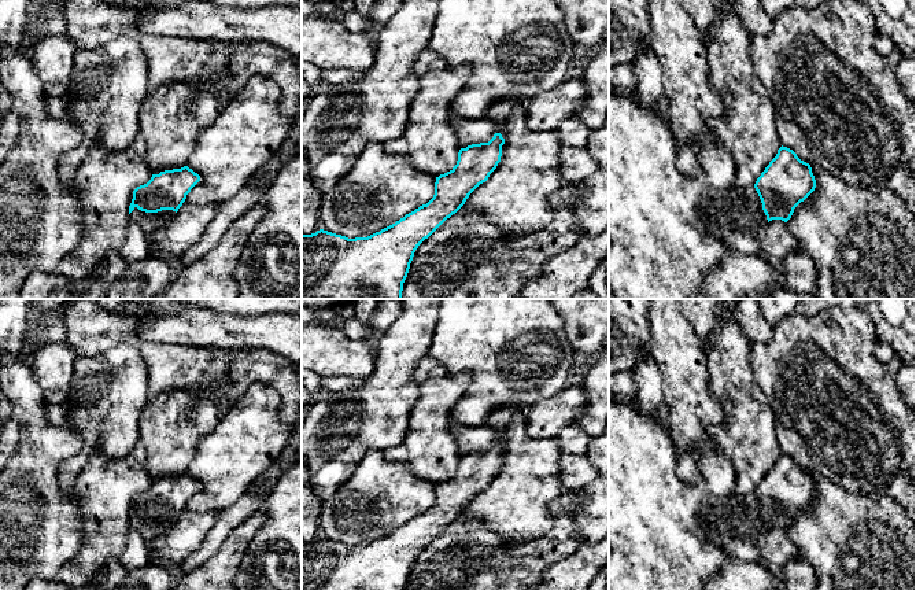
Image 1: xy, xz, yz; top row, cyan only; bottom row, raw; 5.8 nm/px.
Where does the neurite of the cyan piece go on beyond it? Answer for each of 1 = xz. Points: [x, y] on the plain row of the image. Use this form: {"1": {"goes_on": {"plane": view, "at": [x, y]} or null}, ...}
{"1": {"goes_on": {"plane": "xz", "at": [502, 415]}}}

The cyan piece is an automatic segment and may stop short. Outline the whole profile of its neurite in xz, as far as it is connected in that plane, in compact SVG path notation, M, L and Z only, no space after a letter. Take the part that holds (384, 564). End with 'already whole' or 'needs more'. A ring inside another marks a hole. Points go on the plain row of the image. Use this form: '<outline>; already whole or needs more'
M517 403L498 405L483 423L494 431L494 445L488 450L461 456L457 472L436 484L433 505L395 531L367 545L348 546L324 536L302 542L302 590L405 590L418 553L455 521L469 502L496 476L505 451L501 442L505 428L517 414L527 412L528 406Z; needs more

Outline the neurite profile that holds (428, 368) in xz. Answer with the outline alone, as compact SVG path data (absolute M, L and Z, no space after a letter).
M425 357L420 361L417 369L413 373L414 380L421 384L429 379L437 379L447 375L447 369L439 361L432 357Z

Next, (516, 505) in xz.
M520 413L505 428L501 469L463 512L480 519L505 545L543 536L554 524L550 506L564 491L558 439L532 439L527 424L527 413Z

